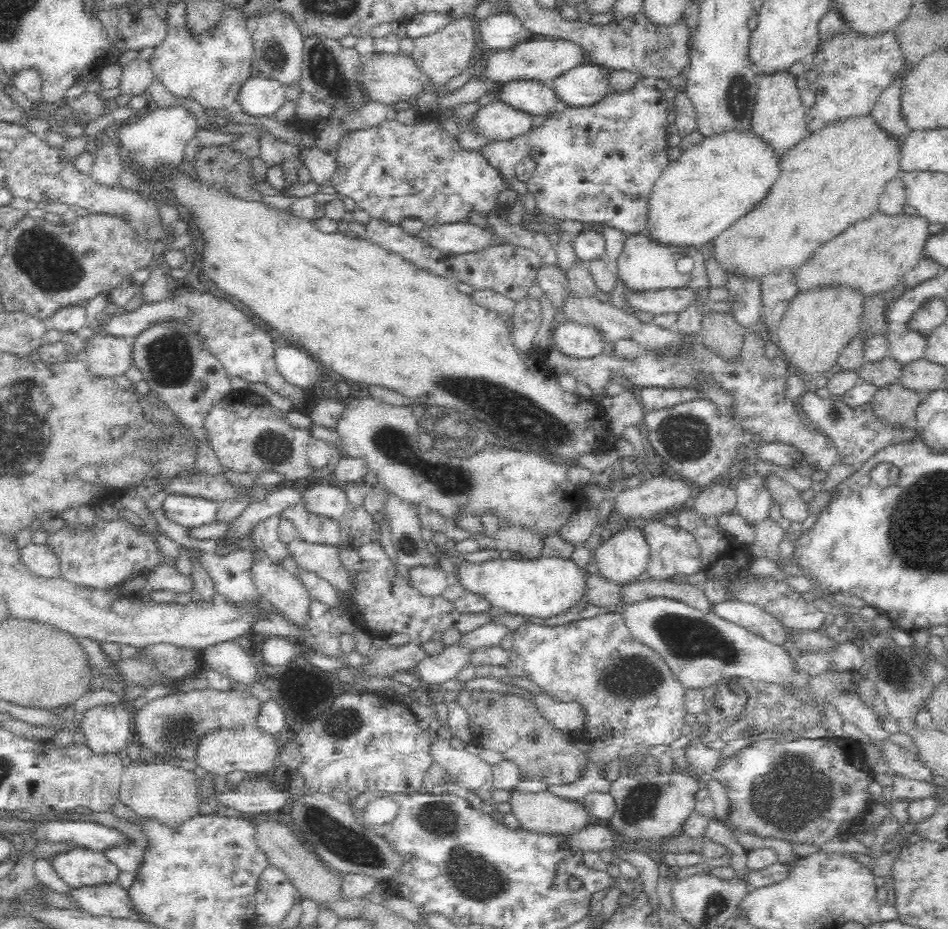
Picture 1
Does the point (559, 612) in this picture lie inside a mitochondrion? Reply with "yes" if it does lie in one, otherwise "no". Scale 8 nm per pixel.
no

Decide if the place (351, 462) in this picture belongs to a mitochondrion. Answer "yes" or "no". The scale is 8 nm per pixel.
no

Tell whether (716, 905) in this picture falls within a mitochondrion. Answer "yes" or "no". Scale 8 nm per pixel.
yes

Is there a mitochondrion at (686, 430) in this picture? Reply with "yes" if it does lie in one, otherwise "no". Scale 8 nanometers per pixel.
yes

